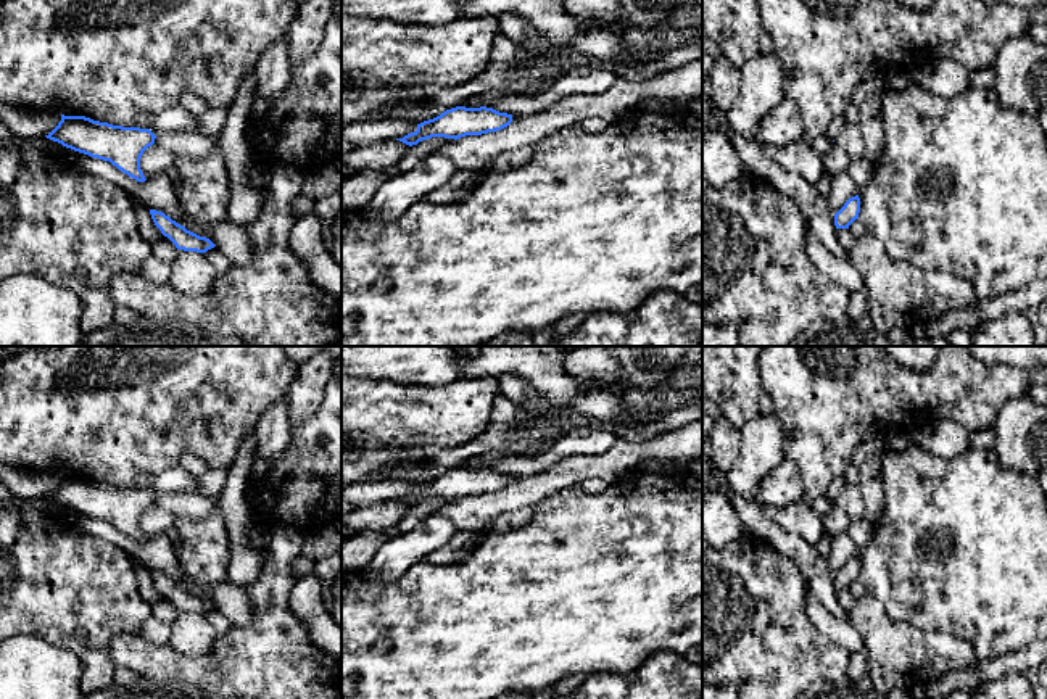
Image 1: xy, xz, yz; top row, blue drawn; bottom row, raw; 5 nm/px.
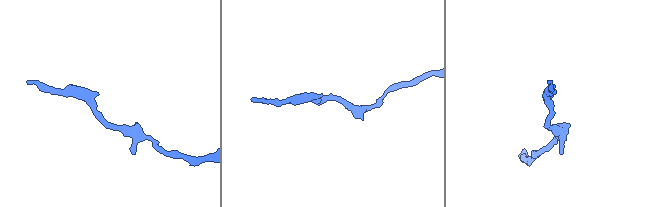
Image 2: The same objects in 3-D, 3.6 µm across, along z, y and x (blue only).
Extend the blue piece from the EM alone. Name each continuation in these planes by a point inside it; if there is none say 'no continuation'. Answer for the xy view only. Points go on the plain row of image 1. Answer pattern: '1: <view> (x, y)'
1: xy (174, 480)

